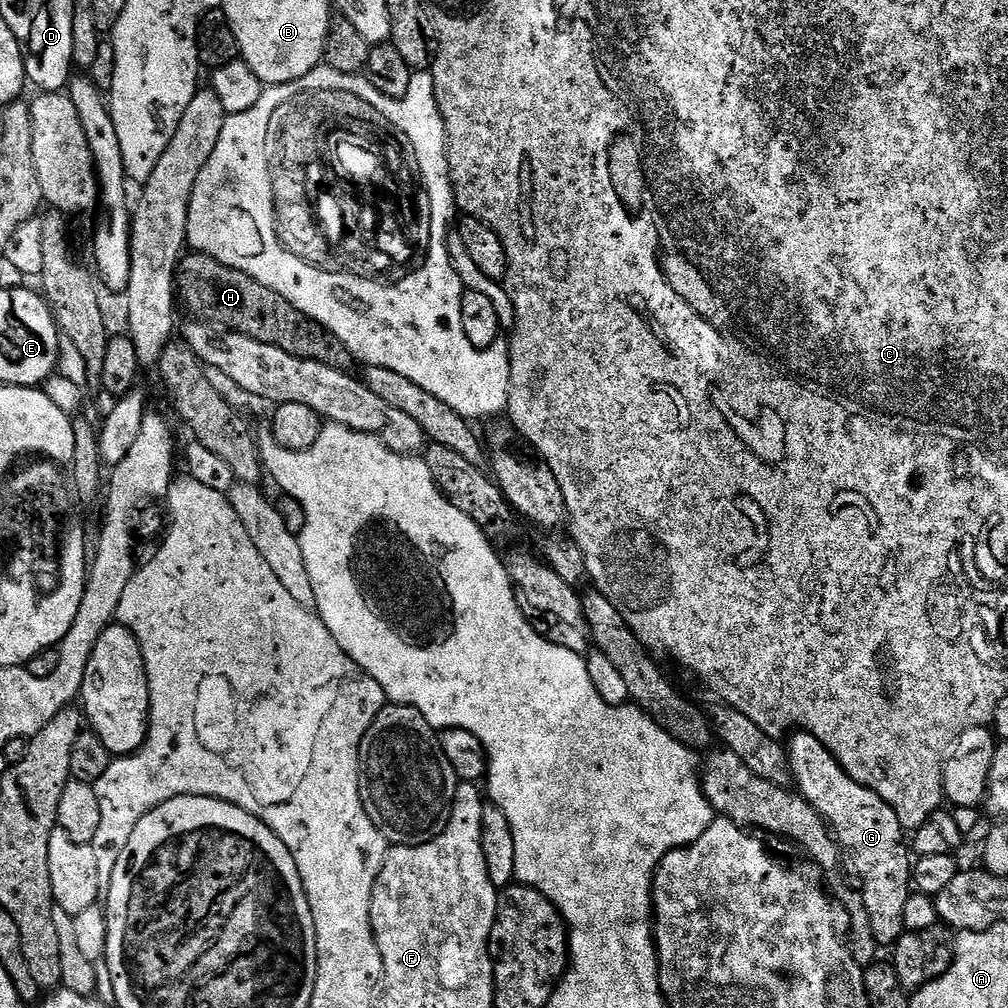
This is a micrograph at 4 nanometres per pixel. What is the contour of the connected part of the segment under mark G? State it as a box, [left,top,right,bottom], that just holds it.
[790,732,913,946]

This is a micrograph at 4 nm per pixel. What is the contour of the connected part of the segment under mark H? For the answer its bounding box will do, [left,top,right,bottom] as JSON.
[176,251,353,369]

